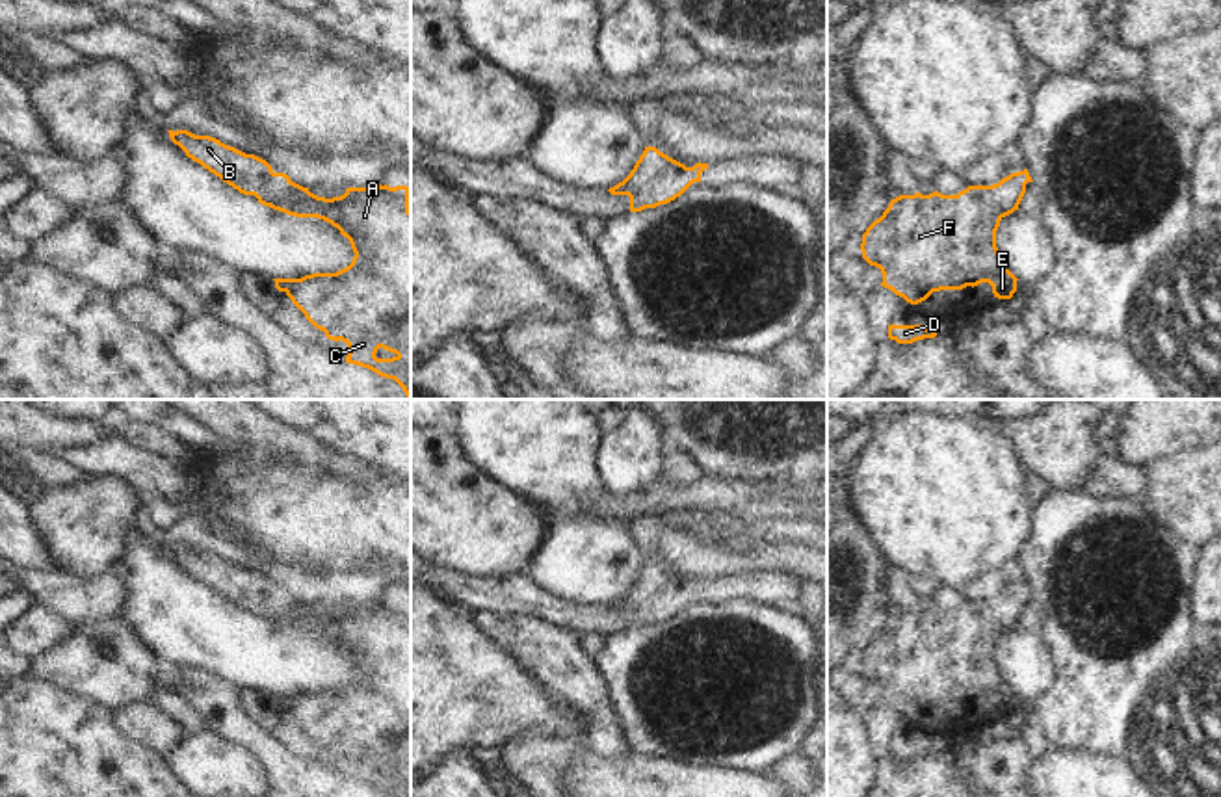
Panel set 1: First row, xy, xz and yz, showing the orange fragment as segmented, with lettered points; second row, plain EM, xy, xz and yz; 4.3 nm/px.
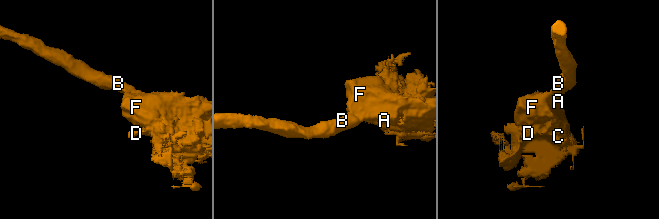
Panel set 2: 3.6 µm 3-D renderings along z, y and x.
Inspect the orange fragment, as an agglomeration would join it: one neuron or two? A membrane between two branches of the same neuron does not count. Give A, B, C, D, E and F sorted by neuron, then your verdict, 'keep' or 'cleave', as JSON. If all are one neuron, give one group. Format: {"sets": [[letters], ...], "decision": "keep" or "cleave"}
{"sets": [["A", "B", "C", "D", "E", "F"]], "decision": "keep"}

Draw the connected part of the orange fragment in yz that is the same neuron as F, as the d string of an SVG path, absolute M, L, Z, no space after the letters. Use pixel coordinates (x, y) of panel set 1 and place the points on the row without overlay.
M1024 585L992 602L968 602L957 611L899 611L862 650L862 674L881 686L881 702L911 721L926 717L933 708L974 704L981 699L992 702L994 713L1011 715L1018 695L1000 676L996 647L1005 632L1018 626L1028 598L1033 596Z

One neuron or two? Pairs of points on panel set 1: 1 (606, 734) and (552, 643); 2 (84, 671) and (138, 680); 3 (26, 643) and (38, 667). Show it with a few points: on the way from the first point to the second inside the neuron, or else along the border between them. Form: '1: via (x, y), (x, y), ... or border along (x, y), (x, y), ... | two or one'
1: via (601, 712), (588, 692), (562, 666) | one
2: via (97, 671), (125, 671) | one
3: border along (69, 634), (30, 660) | two

